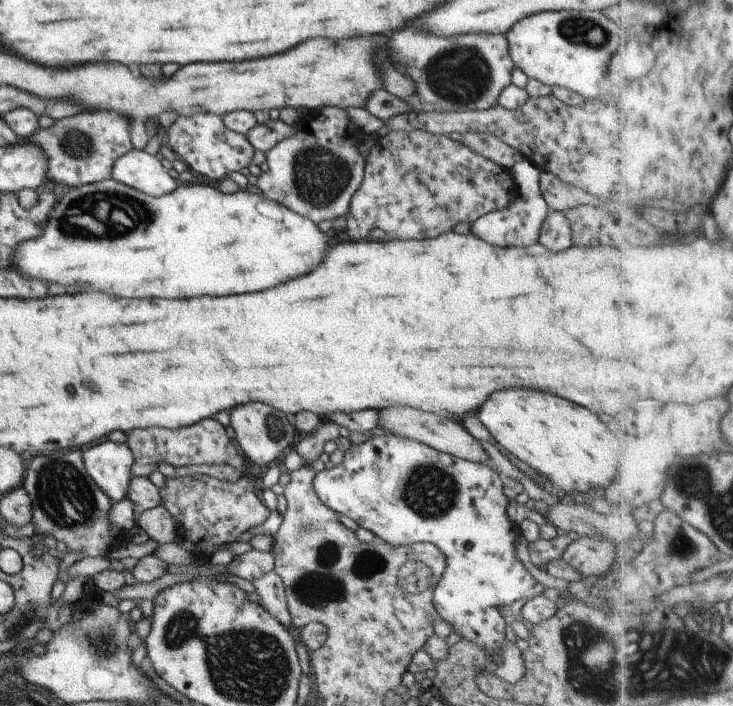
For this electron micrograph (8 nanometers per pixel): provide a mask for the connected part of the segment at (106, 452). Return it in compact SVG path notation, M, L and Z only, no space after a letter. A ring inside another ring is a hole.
M101 440L95 446L86 447L81 456L89 478L110 502L125 499L125 490L132 478L130 470L133 462L126 442Z

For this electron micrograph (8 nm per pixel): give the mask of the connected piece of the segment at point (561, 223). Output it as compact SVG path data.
M550 211L548 213L541 224L538 243L543 248L553 250L553 252L561 252L561 250L571 246L571 228L563 216L563 211Z

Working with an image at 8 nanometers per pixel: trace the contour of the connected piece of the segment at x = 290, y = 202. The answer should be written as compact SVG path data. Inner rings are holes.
M323 107L307 111L293 126L295 128L293 136L281 139L266 152L267 172L256 174L255 187L265 198L317 224L343 216L349 210L349 201L353 198L353 193L362 179L364 159L357 151L357 142L361 140L359 138L361 132L355 130L356 126L351 124L347 114L337 107Z

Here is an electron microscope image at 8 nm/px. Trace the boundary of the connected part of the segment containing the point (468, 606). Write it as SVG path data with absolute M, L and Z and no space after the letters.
M385 433L351 444L339 464L316 472L313 492L323 506L335 514L351 518L359 527L373 532L390 546L409 546L415 542L437 546L445 556L445 568L432 590L435 610L462 639L487 650L483 656L487 667L495 669L503 664L500 650L505 642L505 613L516 600L541 595L543 586L531 577L517 558L516 523L507 517L508 498L502 492L499 475L490 470L488 464L457 458L422 442Z

